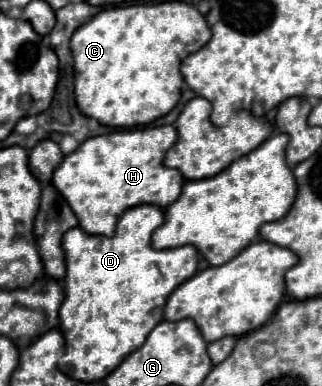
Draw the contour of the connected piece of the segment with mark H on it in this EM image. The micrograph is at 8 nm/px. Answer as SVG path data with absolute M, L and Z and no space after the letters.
M173 126L119 130L107 136L87 138L55 168L51 184L67 200L79 220L79 226L87 234L113 236L115 224L127 208L139 204L167 208L177 200L183 188L183 176L163 166L163 156L175 140L177 132Z

